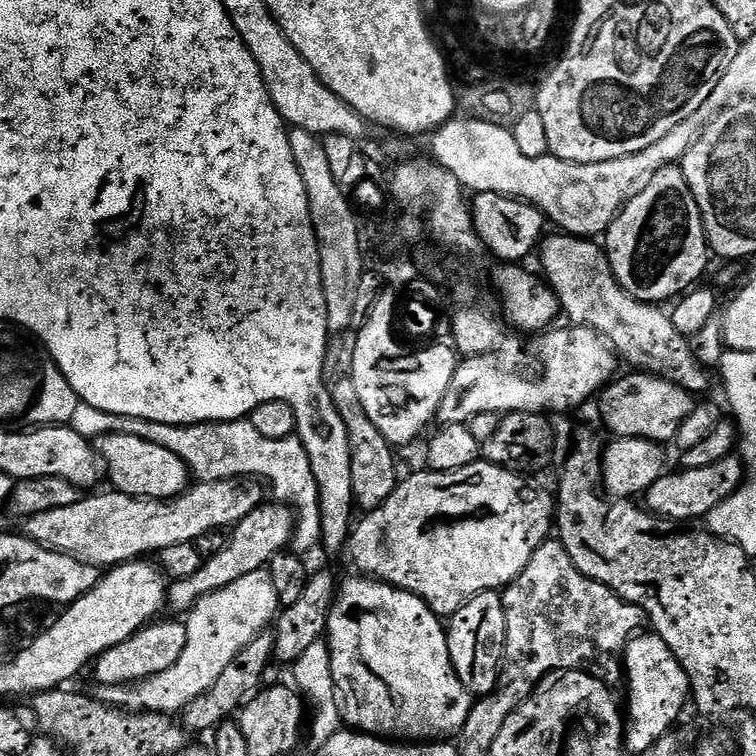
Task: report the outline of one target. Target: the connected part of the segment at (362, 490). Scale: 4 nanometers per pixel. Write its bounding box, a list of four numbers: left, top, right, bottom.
[331,378,398,510]

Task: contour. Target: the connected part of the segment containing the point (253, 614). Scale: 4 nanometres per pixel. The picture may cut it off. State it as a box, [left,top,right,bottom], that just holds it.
[98,571,279,713]

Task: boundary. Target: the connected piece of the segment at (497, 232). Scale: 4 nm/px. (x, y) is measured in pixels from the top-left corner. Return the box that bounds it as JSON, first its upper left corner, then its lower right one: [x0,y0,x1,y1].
[470,192,546,262]

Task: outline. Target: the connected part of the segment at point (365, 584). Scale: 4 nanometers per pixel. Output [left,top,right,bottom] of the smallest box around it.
[326,574,474,742]

